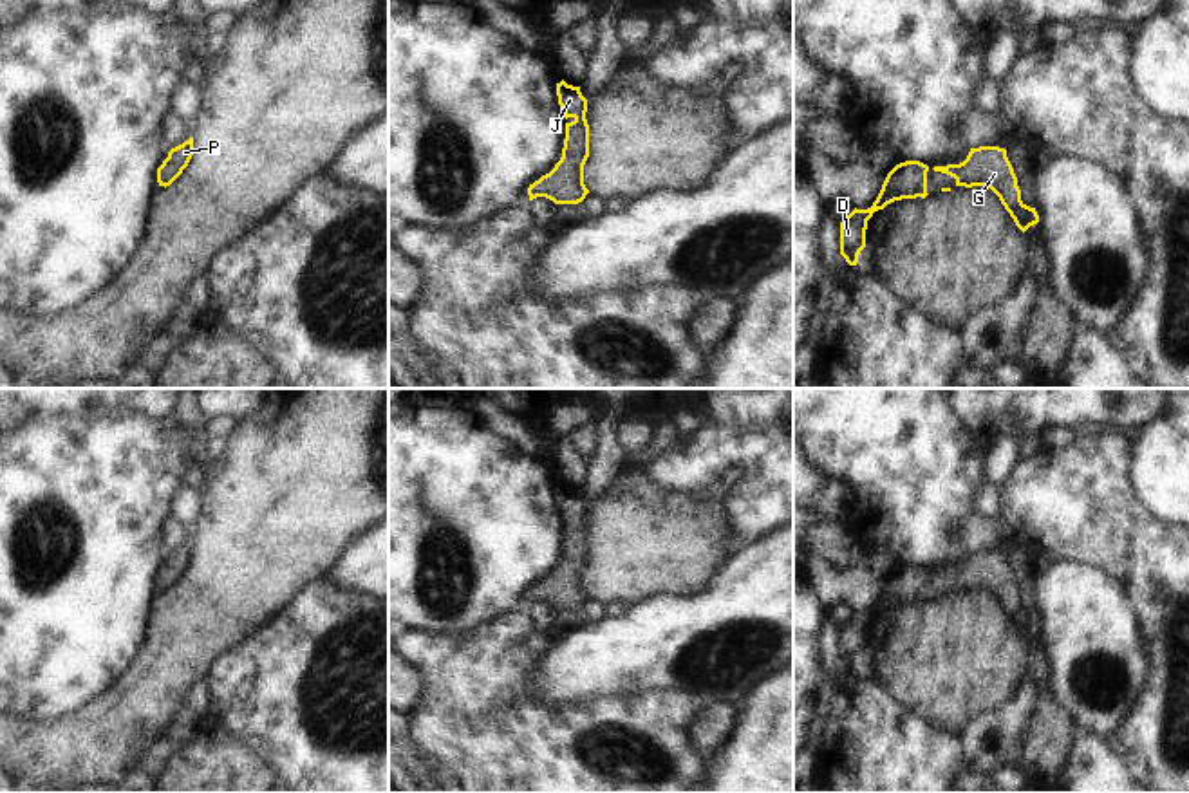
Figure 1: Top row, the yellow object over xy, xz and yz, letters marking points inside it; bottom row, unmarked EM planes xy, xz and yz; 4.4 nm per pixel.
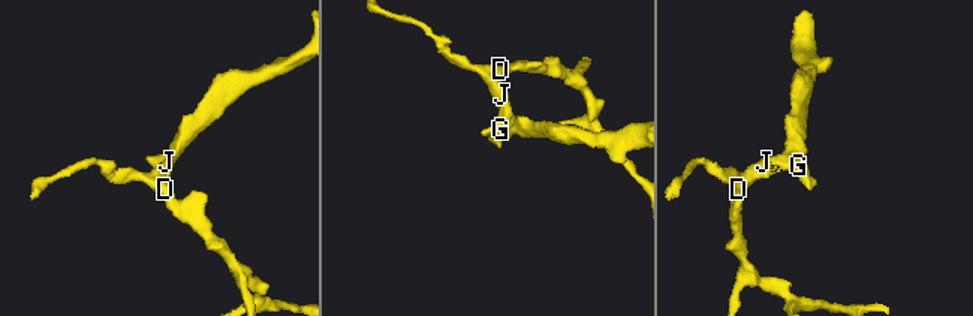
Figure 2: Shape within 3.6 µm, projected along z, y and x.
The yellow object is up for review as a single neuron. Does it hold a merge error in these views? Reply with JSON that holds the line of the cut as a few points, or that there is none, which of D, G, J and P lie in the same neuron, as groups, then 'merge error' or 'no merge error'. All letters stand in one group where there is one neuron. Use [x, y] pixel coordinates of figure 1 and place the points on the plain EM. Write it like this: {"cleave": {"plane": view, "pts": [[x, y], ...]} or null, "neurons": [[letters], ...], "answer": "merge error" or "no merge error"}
{"cleave": null, "neurons": [["D", "G", "J", "P"]], "answer": "no merge error"}

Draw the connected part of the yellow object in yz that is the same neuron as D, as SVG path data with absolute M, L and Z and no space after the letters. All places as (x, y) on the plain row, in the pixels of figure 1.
M905 565L896 569L885 582L882 594L867 614L853 614L840 627L840 659L849 670L857 670L860 656L866 652L867 625L875 616L884 614L887 609L902 603L925 603L927 576L931 573L920 565Z

